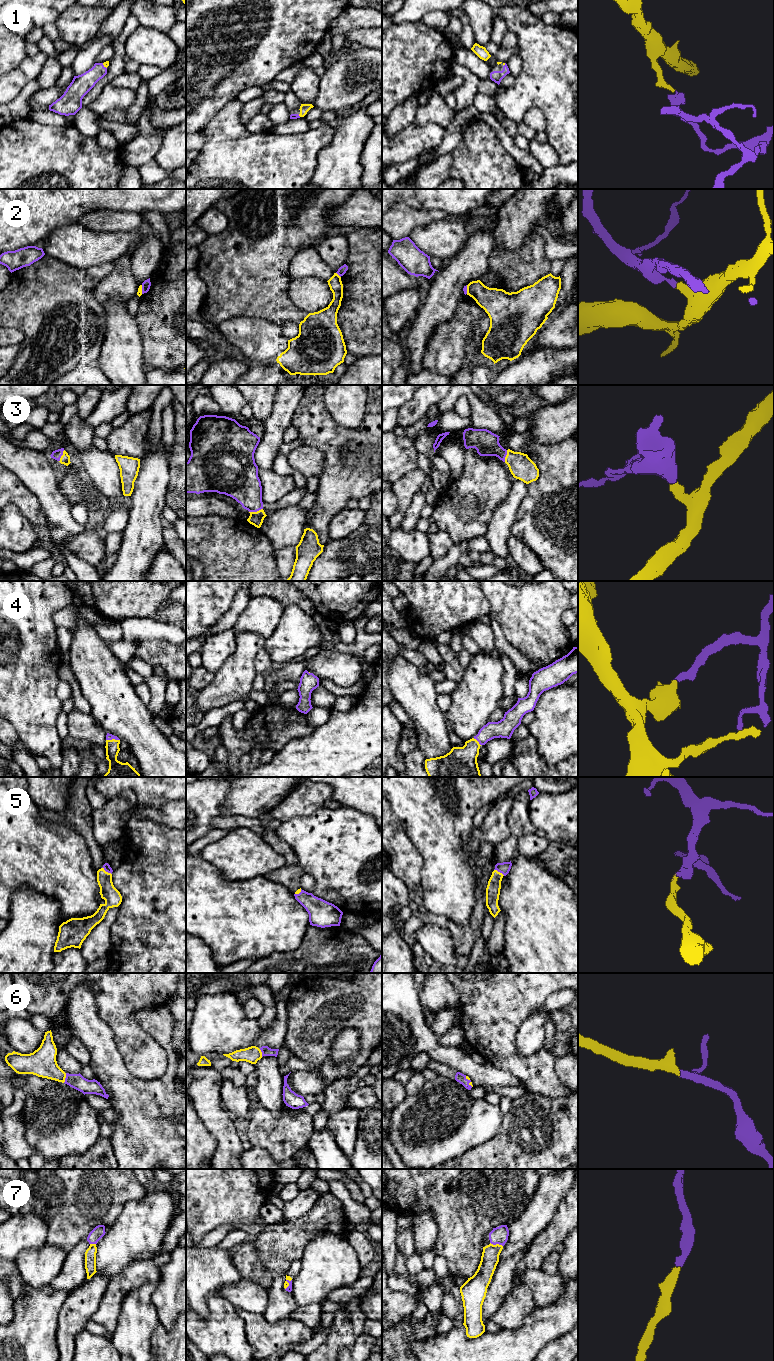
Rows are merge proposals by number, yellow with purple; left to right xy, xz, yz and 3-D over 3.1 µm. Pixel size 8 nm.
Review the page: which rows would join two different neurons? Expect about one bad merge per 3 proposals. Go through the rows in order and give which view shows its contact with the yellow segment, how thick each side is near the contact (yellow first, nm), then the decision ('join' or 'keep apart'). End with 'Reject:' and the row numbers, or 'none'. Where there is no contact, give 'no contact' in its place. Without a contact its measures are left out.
1: xy | 50/160 nm | join
2: xz | 110/70 nm | keep apart
3: xz | 110/280 nm | join
4: xy | 140/50 nm | join
5: xy | 140/60 nm | join
6: xy | 220/120 nm | join
7: yz | 140/140 nm | join
Reject: 2

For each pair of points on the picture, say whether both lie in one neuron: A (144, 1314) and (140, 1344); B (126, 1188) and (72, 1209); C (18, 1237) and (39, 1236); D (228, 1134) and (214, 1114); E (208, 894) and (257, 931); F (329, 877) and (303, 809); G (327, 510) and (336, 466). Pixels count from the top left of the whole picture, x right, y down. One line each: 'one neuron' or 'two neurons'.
A: one neuron
B: one neuron
C: one neuron
D: one neuron
E: one neuron
F: two neurons
G: one neuron

